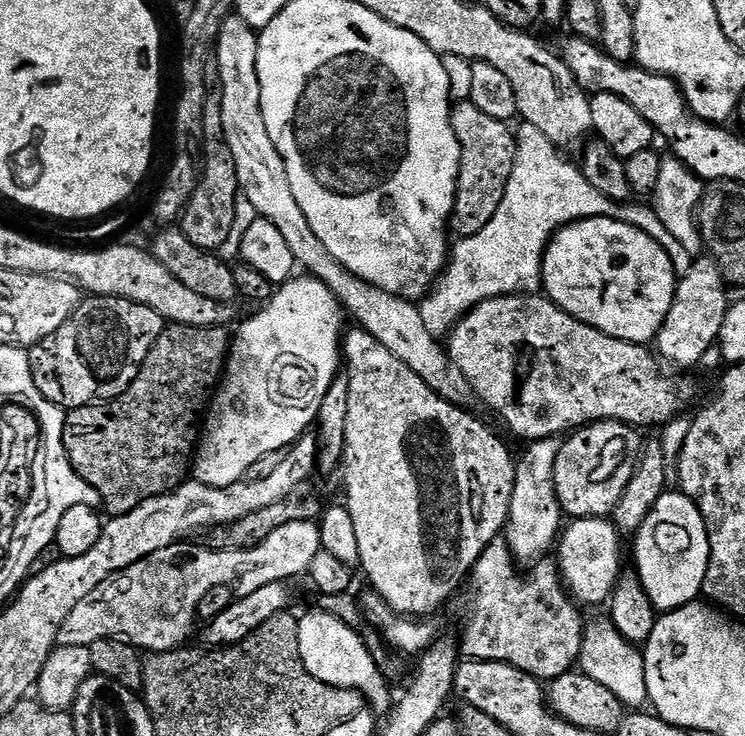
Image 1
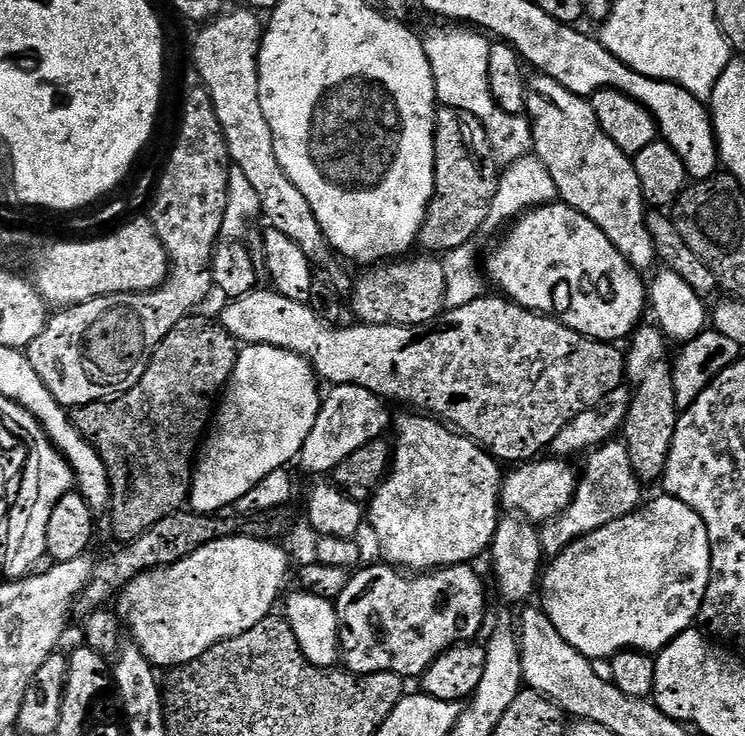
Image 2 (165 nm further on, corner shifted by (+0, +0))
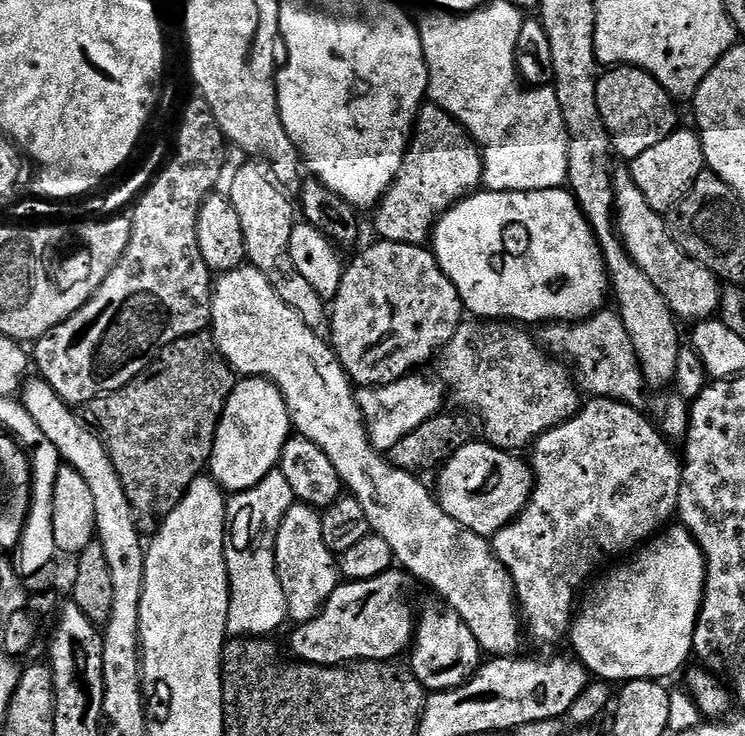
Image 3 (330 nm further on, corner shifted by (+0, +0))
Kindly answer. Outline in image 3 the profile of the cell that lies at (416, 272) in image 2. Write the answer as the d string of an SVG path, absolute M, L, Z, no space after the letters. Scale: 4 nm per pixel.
M377 239L375 243L370 245L369 248L362 249L352 261L350 259L347 261L340 279L340 285L336 291L336 297L330 301L330 328L332 324L330 343L332 351L339 358L340 365L348 371L349 380L352 381L353 385L360 388L380 388L384 384L393 384L396 380L403 380L405 376L415 373L419 369L416 368L419 364L426 363L432 355L435 357L437 353L448 345L450 338L454 338L458 326L465 323L466 320L466 309L462 298L458 294L454 282L450 282L450 278L446 278L436 253L432 251L431 247L423 244L403 244L402 242L381 239Z

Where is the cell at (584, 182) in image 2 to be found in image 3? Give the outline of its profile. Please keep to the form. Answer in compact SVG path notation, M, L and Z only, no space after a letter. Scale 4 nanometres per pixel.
M617 167L614 172L614 187L616 189L616 230L624 241L624 249L632 260L654 286L658 286L658 294L666 298L670 310L681 321L699 322L715 317L720 310L722 295L721 281L706 266L702 266L694 258L687 256L676 245L671 232L668 231L668 221L661 213L655 212L646 202L642 190L632 181L631 171L627 167Z

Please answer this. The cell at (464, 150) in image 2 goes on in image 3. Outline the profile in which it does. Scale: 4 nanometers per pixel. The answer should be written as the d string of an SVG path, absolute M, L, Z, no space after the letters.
M425 102L416 116L402 170L374 209L375 235L381 240L427 245L436 221L483 183L484 158L480 154L480 145L450 113Z

